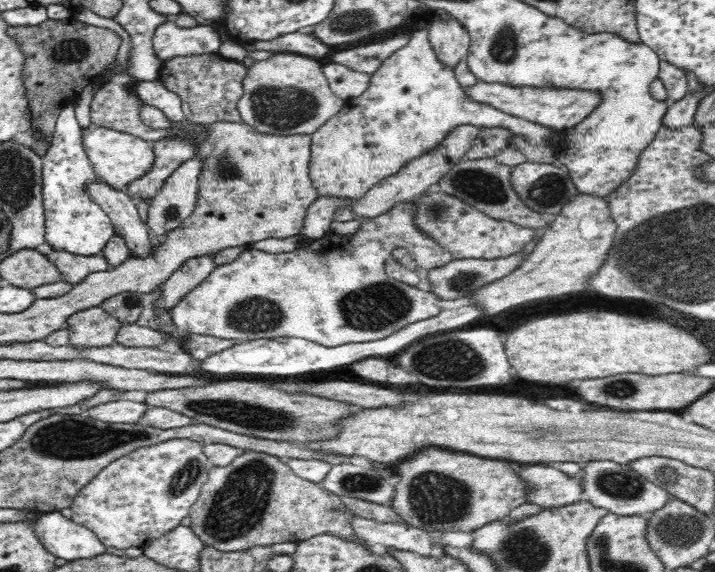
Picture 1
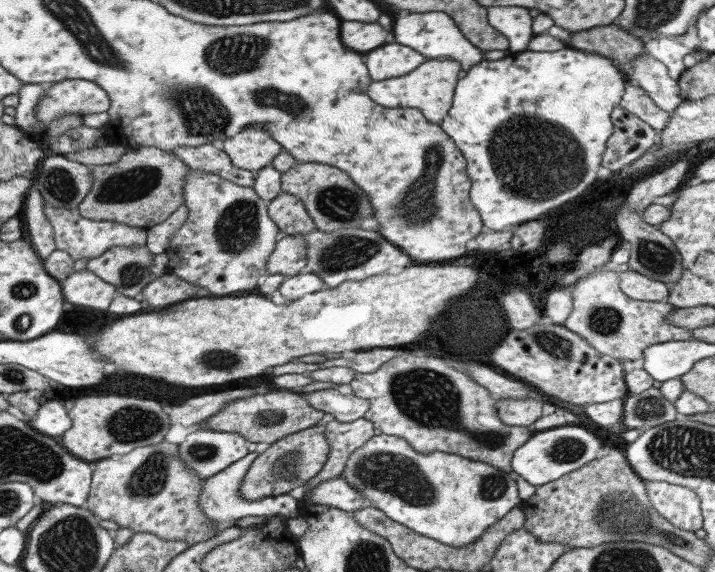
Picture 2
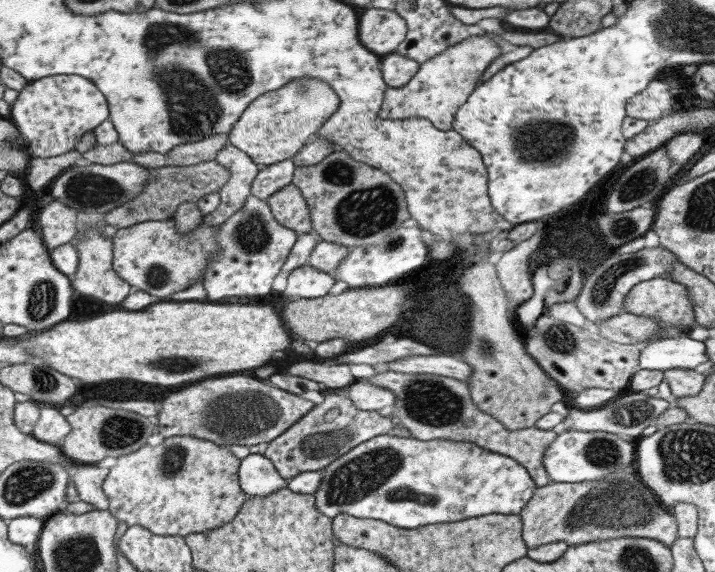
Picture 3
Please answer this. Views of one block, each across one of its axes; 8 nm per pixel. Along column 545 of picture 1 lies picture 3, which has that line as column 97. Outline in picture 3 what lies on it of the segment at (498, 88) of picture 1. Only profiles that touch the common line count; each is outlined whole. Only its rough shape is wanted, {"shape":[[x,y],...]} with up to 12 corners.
{"shape":[[86,78],[28,81],[8,119],[30,158],[73,151],[108,119]]}

